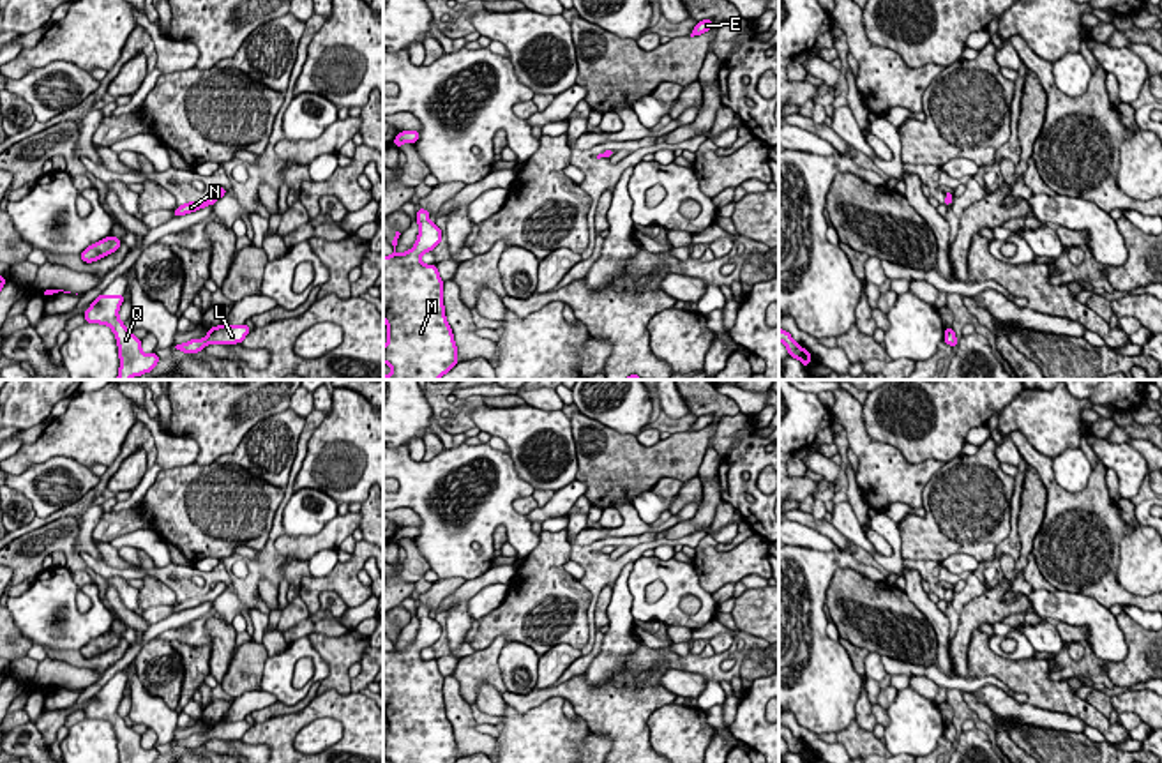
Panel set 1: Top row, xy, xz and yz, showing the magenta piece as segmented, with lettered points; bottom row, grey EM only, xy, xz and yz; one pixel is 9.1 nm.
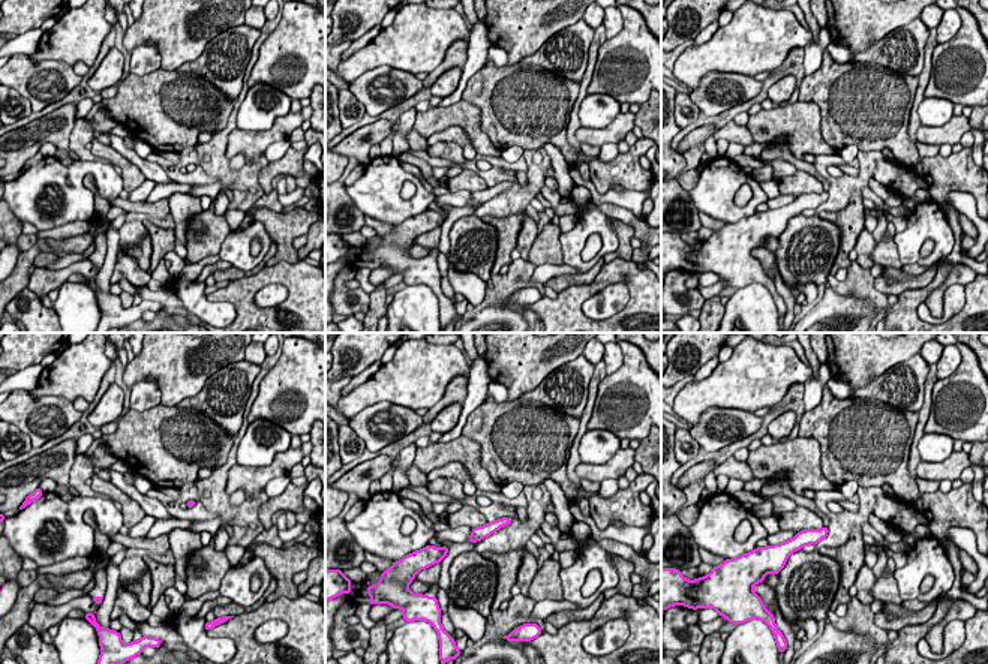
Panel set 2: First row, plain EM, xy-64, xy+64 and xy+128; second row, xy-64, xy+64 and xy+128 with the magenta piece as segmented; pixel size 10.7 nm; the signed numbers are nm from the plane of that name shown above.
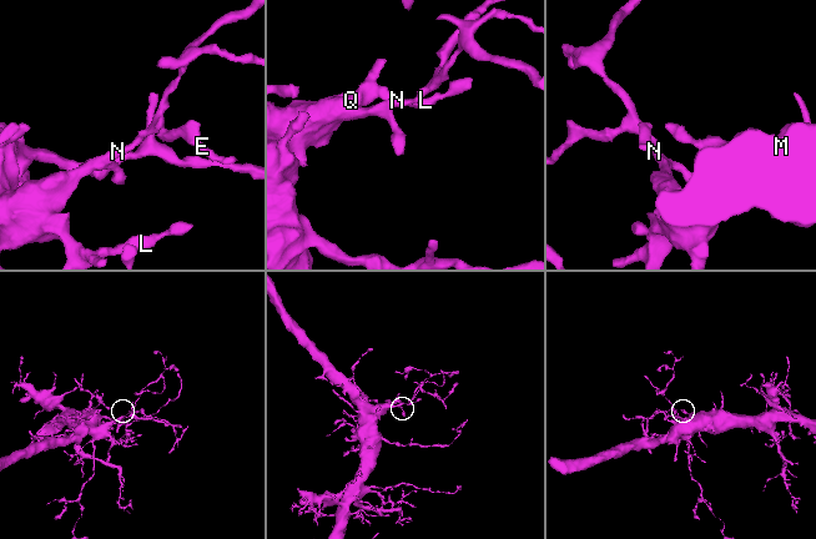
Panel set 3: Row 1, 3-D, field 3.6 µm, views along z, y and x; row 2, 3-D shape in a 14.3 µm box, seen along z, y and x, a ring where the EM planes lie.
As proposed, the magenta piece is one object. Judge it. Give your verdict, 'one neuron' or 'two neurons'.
one neuron

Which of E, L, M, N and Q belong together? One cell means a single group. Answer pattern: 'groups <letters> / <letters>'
groups E L M N Q

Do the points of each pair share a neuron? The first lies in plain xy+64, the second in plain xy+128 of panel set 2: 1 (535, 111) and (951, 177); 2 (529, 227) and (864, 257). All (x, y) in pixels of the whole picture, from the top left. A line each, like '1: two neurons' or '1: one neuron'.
1: one neuron
2: one neuron

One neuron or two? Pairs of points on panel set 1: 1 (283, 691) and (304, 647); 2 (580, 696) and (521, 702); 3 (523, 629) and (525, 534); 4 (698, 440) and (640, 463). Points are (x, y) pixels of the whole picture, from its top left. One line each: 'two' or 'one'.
1: one
2: one
3: two
4: one

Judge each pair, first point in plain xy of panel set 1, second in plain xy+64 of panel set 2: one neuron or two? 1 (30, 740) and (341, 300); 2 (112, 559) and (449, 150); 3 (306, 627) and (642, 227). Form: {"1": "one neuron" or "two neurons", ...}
{"1": "one neuron", "2": "two neurons", "3": "one neuron"}

